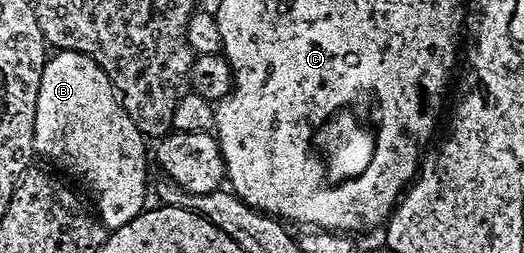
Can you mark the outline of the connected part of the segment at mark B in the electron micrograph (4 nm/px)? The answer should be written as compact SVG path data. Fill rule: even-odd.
M57 50L46 59L39 78L39 98L35 102L35 134L33 146L38 157L54 160L66 177L82 180L97 199L96 215L106 229L127 226L147 207L145 201L145 144L146 137L131 122L121 106L121 101L107 78L107 74L90 56L78 52Z

